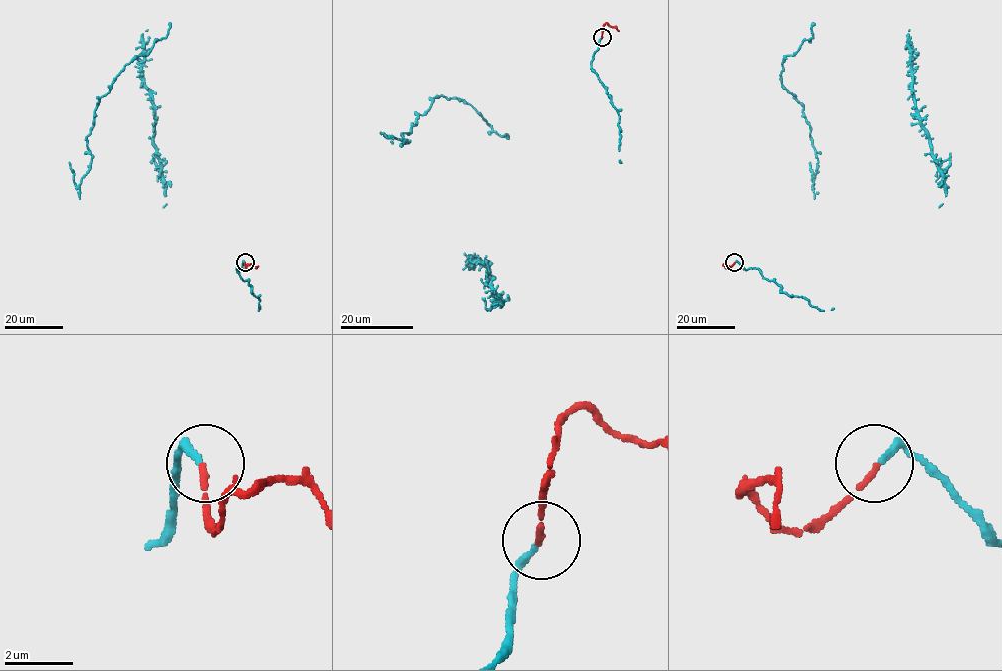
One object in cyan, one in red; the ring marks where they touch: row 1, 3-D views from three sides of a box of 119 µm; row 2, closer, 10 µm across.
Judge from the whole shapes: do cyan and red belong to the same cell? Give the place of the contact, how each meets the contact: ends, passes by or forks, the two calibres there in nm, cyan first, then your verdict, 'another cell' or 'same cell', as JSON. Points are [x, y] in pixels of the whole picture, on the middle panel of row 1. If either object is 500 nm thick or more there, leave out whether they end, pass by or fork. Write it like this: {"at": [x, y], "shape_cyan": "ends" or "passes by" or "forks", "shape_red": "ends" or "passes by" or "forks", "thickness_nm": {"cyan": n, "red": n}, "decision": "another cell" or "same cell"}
{"at": [602, 37], "shape_cyan": "ends", "shape_red": "ends", "thickness_nm": {"cyan": 200, "red": 170}, "decision": "same cell"}

